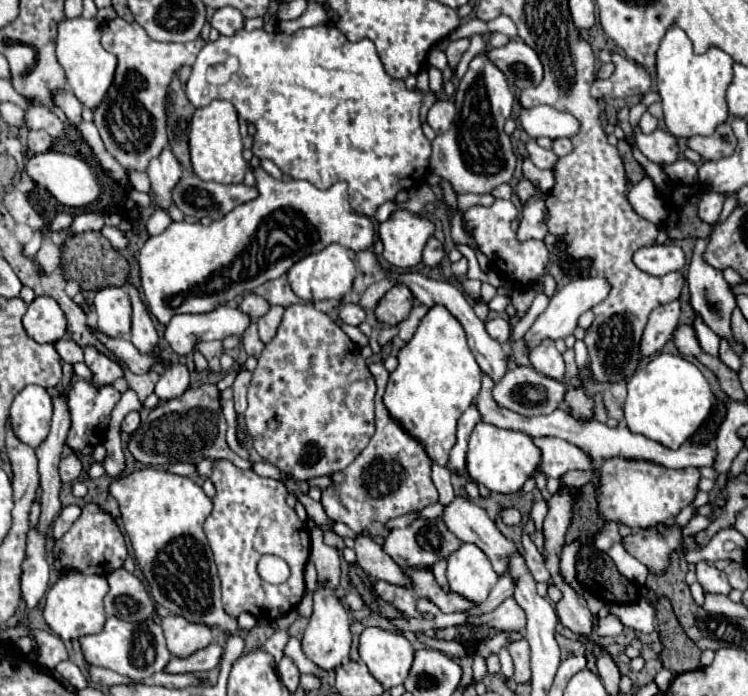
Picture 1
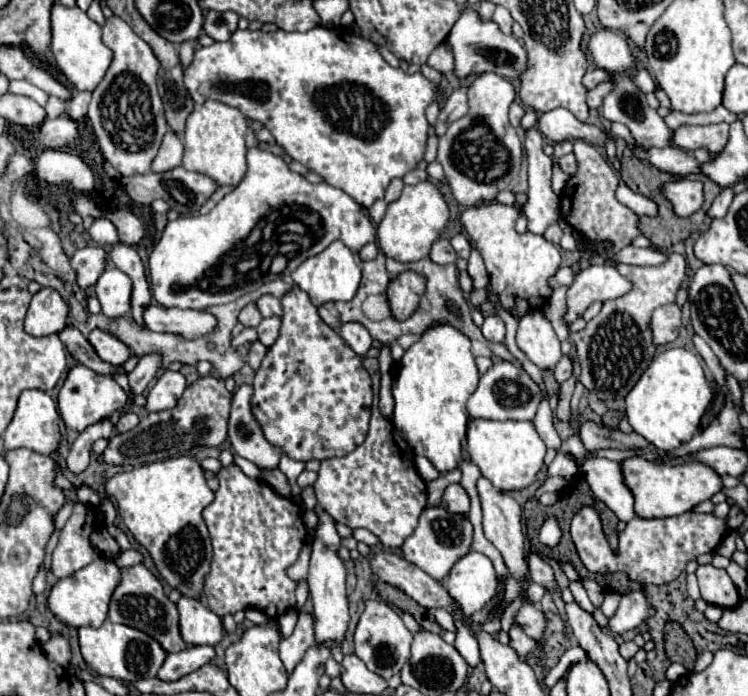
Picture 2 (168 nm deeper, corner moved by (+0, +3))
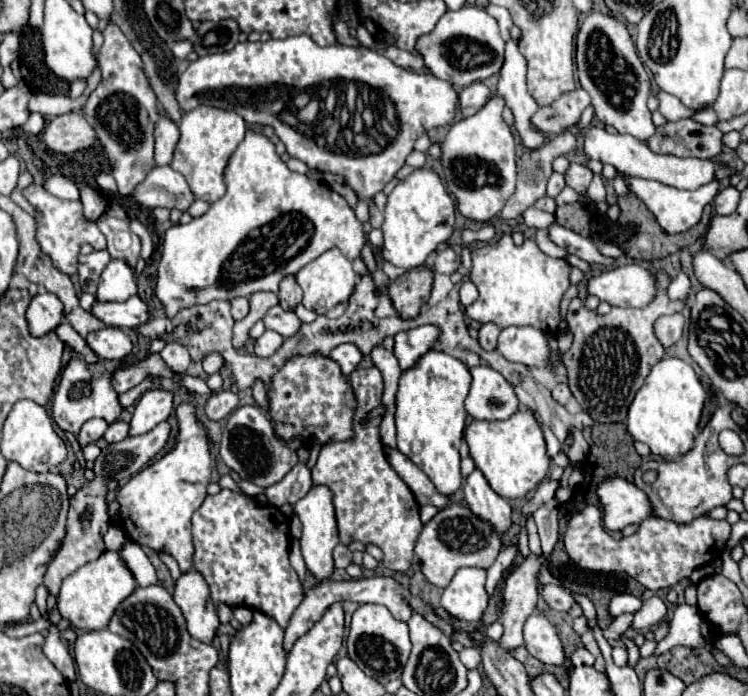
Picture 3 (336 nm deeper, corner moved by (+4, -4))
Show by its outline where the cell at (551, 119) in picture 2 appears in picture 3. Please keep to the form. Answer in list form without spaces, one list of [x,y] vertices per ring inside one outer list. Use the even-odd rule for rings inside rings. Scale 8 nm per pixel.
[[[591,126],[583,136],[583,150],[587,158],[599,160],[603,164],[611,164],[617,168],[617,172],[633,178],[645,178],[645,180],[657,180],[661,184],[673,186],[673,188],[685,188],[695,190],[707,182],[713,180],[713,170],[719,166],[713,160],[701,160],[701,158],[677,158],[669,154],[655,154],[649,150],[649,146],[633,136],[623,134],[609,134],[605,128]]]

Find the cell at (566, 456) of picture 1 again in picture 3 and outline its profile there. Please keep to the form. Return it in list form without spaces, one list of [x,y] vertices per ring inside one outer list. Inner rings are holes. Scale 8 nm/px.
[[[619,476],[603,478],[597,486],[597,498],[603,506],[603,522],[609,530],[623,530],[653,514],[645,492]]]

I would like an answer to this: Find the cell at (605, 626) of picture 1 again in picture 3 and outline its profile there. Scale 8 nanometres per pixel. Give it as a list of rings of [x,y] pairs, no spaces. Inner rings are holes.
[[[651,596],[649,600],[643,600],[643,604],[637,612],[633,612],[631,628],[635,628],[635,630],[651,628],[665,618],[665,612],[667,612],[667,608],[665,608],[661,596]]]

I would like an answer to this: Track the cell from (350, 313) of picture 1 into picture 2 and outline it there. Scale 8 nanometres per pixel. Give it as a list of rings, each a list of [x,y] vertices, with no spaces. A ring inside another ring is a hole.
[[[357,323],[343,325],[339,335],[359,357],[365,357],[365,353],[369,351],[369,347],[373,343],[373,339],[369,337],[369,331],[363,325],[357,325]]]

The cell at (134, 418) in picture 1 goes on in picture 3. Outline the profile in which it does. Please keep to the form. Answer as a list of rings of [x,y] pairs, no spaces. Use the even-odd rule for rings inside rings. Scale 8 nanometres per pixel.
[[[117,420],[117,422],[109,424],[109,428],[107,428],[107,432],[105,432],[103,438],[105,438],[107,442],[121,442],[121,440],[125,440],[127,436],[129,436],[129,424]]]

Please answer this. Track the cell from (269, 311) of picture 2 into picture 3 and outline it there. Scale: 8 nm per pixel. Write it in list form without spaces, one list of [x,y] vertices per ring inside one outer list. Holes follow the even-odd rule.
[[[279,304],[273,306],[273,308],[269,308],[269,312],[265,314],[263,322],[265,322],[265,326],[269,330],[275,330],[281,336],[287,336],[287,338],[293,336],[299,330],[299,326],[301,326],[301,322],[295,316],[295,312],[285,312]]]

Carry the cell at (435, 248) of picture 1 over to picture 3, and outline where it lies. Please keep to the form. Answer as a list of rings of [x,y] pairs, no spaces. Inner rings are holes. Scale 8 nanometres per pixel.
[[[451,248],[437,252],[435,262],[433,262],[433,270],[441,274],[453,274],[455,270],[459,270],[459,266],[461,266],[461,258]]]

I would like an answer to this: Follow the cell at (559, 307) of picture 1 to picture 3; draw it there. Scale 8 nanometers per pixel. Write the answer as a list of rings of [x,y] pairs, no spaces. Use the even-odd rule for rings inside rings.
[[[639,264],[619,266],[599,272],[587,280],[587,294],[597,296],[611,306],[643,308],[655,296],[655,284],[649,270]]]

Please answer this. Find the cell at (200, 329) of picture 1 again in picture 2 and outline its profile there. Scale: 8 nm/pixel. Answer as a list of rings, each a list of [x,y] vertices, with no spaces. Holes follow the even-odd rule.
[[[147,305],[143,311],[143,323],[151,331],[177,333],[185,339],[205,335],[215,329],[217,321],[205,311],[191,309],[165,309],[161,305]]]

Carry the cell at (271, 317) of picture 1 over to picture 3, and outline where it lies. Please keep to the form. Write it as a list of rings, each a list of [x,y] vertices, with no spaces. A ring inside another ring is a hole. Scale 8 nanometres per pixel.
[[[265,330],[263,336],[255,340],[255,354],[257,356],[271,356],[281,344],[283,344],[281,334],[277,334],[273,330]]]

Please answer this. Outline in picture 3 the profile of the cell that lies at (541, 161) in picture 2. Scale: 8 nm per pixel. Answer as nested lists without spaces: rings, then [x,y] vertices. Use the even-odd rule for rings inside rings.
[[[513,40],[507,42],[505,48],[505,64],[499,72],[499,84],[497,94],[505,98],[507,106],[511,108],[515,116],[515,128],[521,136],[521,144],[529,150],[535,150],[543,146],[543,134],[533,128],[531,118],[533,112],[537,112],[537,102],[529,96],[525,86],[525,58],[517,50],[517,44]]]

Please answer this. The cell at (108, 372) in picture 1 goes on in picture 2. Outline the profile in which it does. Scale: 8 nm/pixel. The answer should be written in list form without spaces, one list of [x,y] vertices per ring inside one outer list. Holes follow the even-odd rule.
[[[95,329],[95,331],[91,331],[89,341],[95,347],[97,355],[103,361],[111,363],[111,365],[123,365],[129,359],[129,355],[131,355],[131,349],[119,337],[115,337],[109,331]]]

